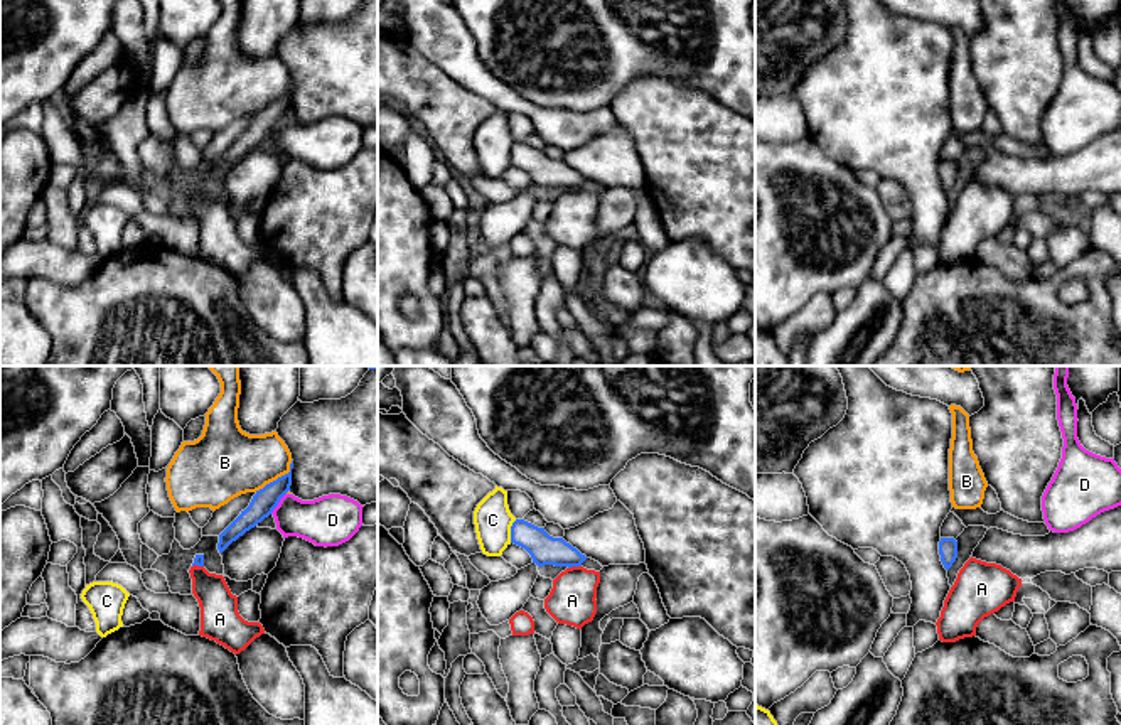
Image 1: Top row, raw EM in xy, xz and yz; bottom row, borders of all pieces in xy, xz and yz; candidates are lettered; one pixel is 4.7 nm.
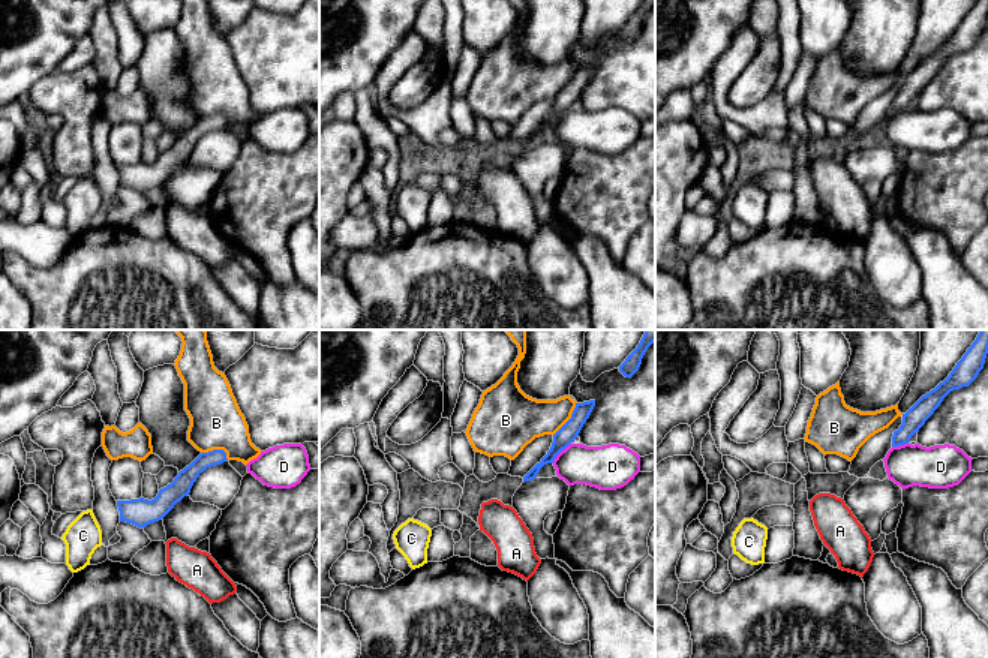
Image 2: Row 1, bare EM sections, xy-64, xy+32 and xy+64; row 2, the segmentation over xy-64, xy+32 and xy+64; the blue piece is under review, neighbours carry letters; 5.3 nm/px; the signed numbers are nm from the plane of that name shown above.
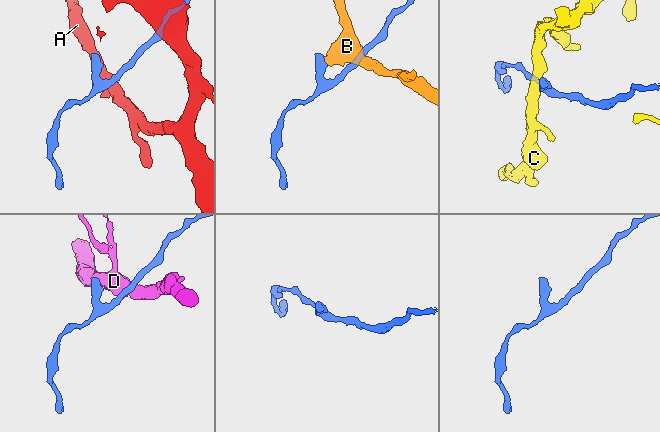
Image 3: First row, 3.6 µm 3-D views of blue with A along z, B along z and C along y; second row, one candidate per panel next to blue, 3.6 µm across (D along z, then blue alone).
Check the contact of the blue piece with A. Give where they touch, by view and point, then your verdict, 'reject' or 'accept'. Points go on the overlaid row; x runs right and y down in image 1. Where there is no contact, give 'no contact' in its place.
xz (573, 565) | reject

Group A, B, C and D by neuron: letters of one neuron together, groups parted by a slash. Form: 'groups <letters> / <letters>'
groups A / B / C / D

